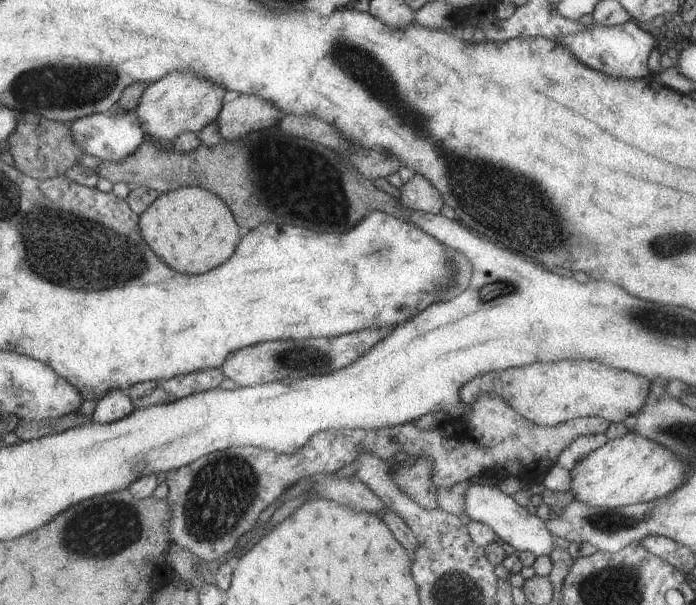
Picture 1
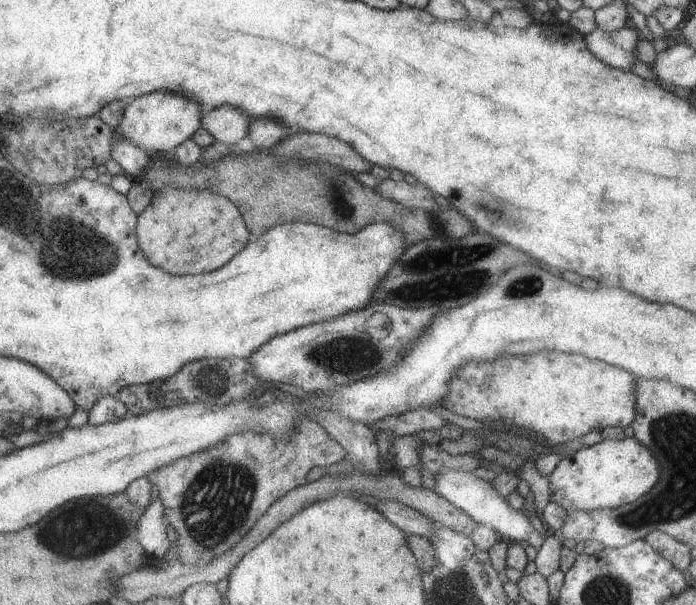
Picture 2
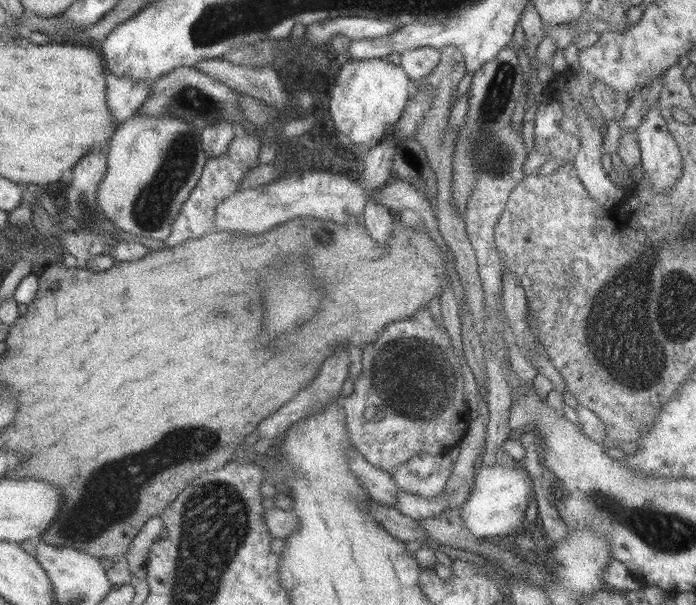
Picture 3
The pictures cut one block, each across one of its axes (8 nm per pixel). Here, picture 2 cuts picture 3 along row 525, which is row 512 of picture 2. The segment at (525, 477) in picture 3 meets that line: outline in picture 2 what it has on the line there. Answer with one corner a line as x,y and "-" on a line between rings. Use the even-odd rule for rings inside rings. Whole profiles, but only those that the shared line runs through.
445,470
435,474
435,484
433,492
442,496
447,502
462,510
471,520
483,526
488,526
494,530
500,539
506,542
521,543
531,545
538,549
544,542
544,533
540,530
534,517
526,514
522,509
513,509
505,497
495,492
495,488
489,484
489,481
475,477
472,472
463,472
463,470

